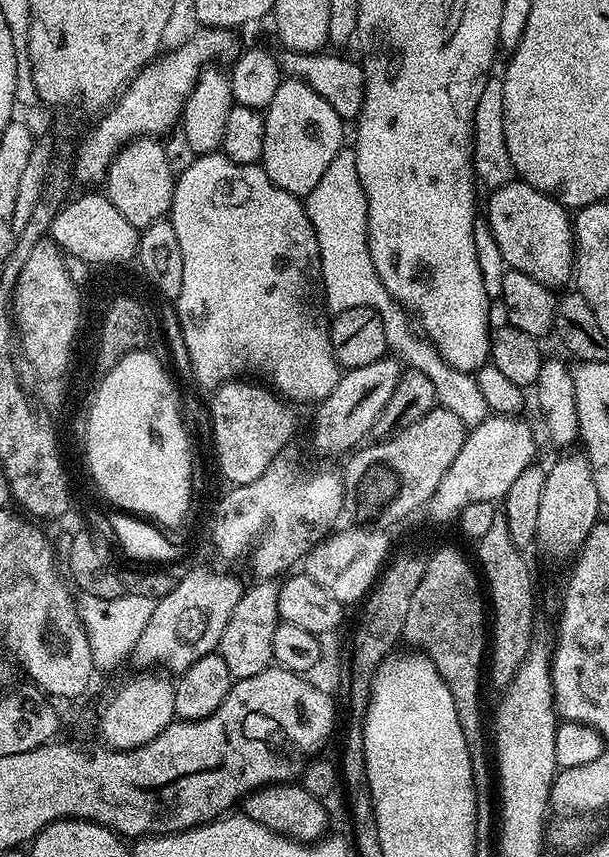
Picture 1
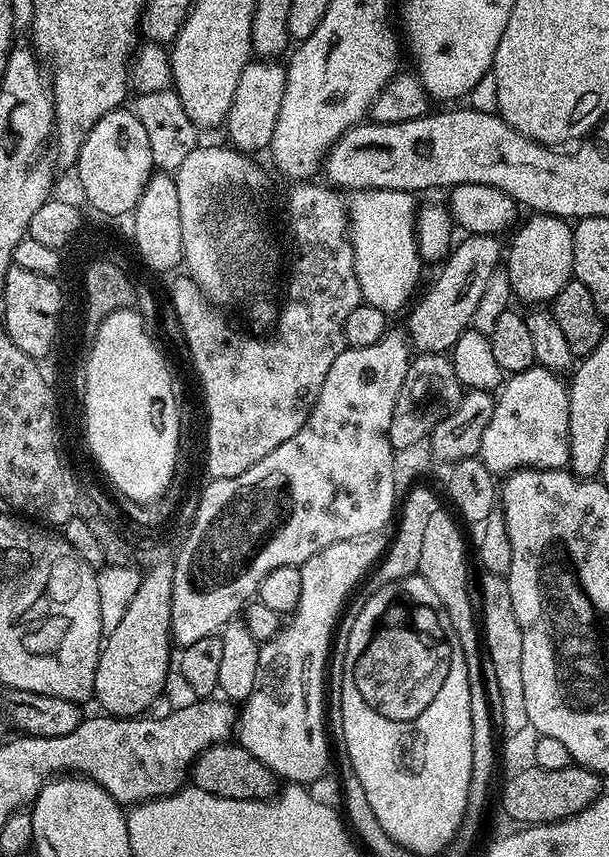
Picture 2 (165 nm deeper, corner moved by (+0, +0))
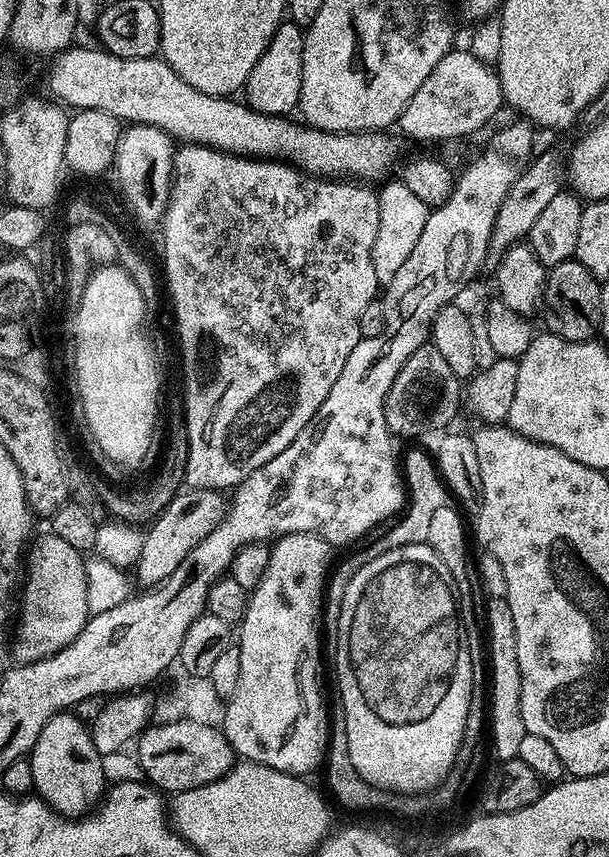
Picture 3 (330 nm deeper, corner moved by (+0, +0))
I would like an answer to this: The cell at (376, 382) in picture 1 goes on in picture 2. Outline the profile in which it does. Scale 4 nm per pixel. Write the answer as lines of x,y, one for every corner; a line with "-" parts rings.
500,236
463,237
464,241
457,243
449,251
446,259
439,265
440,273
436,281
424,292
424,297
413,308
408,318
407,335
410,344
417,353
438,352
451,353
452,347
458,342
463,332
469,331
474,310
478,309
478,302
489,285
490,276
502,264
502,242

